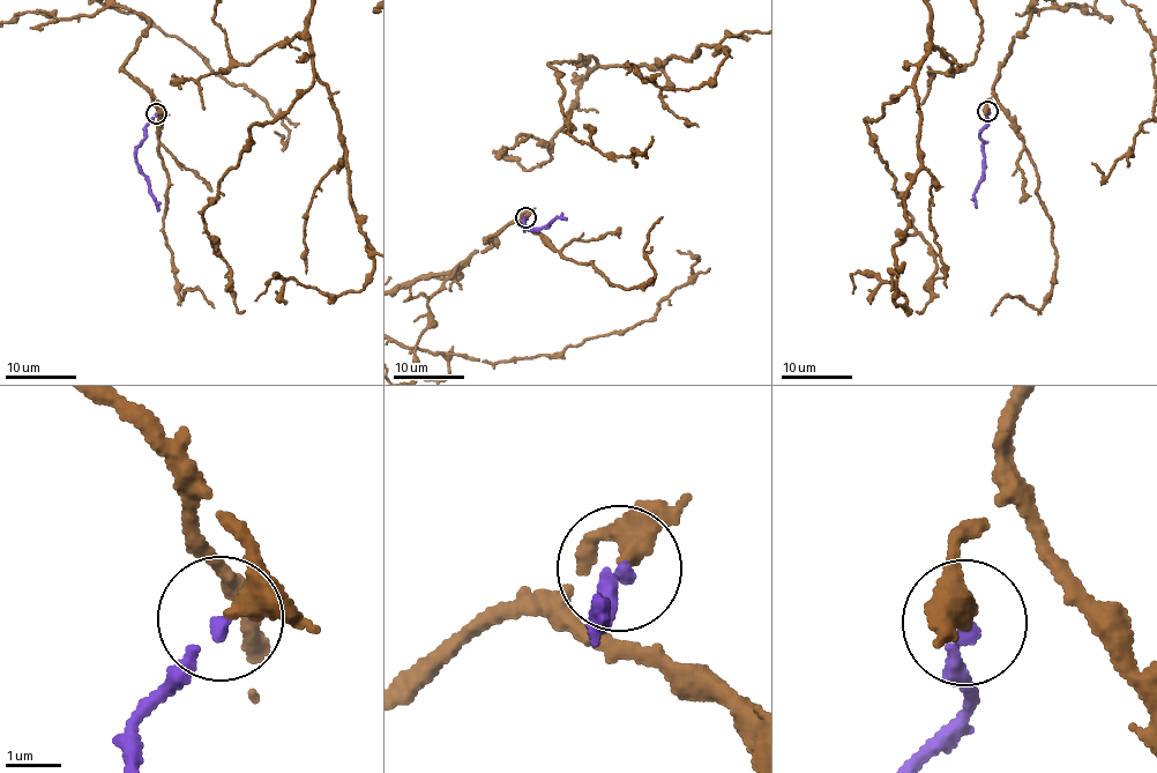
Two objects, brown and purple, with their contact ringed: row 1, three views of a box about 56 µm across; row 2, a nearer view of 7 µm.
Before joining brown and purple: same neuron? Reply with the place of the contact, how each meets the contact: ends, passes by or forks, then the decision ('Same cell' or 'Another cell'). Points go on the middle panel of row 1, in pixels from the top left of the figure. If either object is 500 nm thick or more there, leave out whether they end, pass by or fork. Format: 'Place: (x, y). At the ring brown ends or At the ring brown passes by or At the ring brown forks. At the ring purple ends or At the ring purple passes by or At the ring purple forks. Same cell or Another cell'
Place: (525, 217). At the ring brown passes by. At the ring purple ends. Same cell

